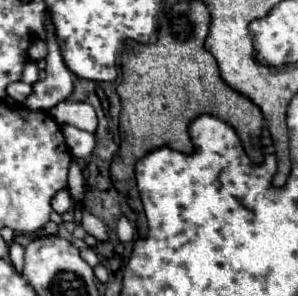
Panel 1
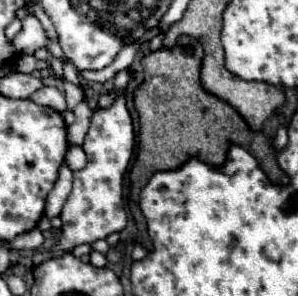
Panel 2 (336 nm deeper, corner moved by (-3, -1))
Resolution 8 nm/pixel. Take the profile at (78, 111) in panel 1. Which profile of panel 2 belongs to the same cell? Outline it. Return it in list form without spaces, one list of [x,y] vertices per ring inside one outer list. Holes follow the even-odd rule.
[[[66,83],[66,109],[68,111],[74,111],[74,107],[82,101],[82,91],[78,85],[72,85],[72,83]]]

